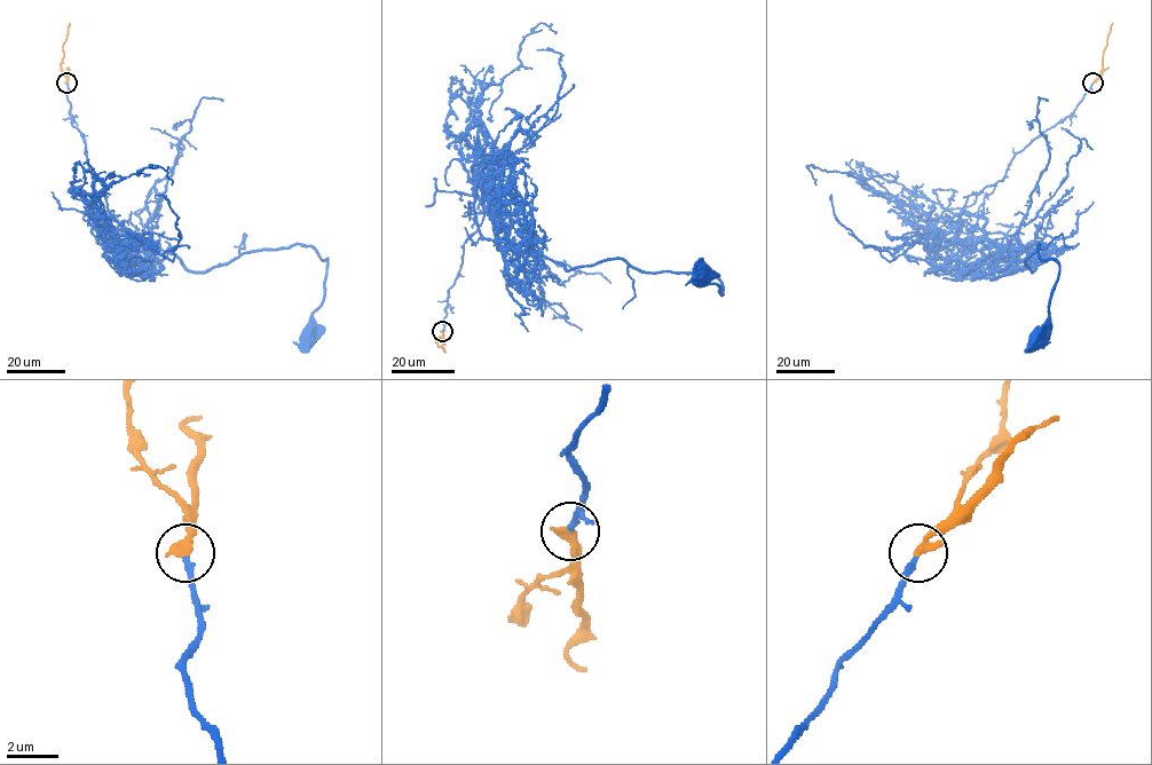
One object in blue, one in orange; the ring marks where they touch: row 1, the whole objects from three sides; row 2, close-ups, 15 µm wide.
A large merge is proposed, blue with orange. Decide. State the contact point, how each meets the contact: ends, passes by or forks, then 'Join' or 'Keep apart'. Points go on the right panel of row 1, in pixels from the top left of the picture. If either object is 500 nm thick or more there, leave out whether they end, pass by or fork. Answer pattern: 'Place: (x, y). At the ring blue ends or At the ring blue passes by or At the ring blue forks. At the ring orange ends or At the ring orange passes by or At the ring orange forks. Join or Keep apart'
Place: (1093, 83). At the ring blue ends. At the ring orange ends. Join

